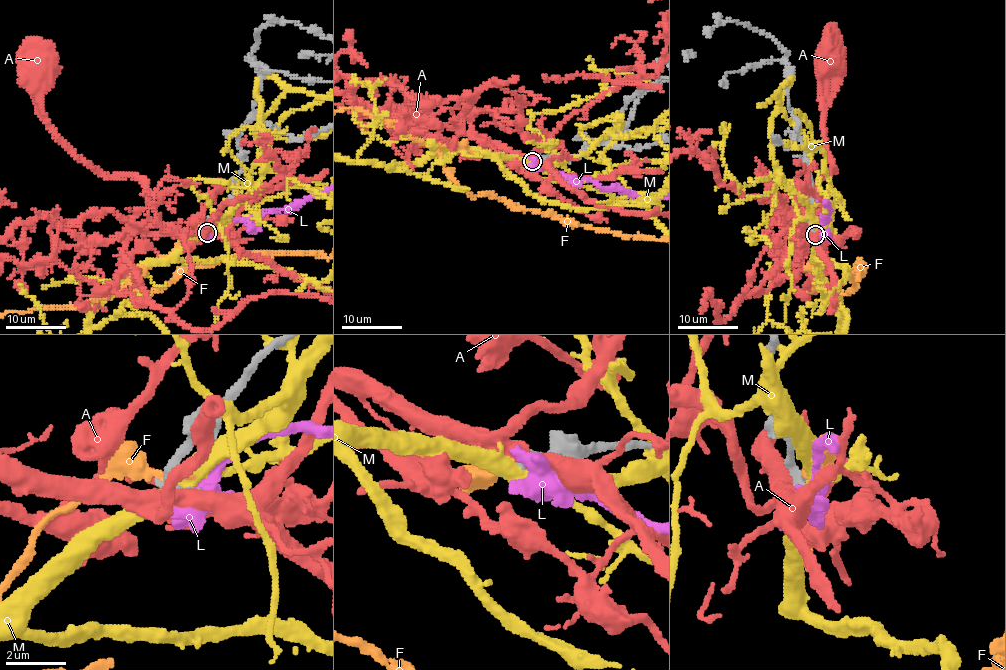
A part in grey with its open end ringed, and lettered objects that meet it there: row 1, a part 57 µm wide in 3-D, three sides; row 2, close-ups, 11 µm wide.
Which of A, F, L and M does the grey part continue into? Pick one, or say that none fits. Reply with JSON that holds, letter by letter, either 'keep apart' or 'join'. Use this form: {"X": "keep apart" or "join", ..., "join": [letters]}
{"A": "keep apart", "F": "keep apart", "L": "keep apart", "M": "keep apart", "join": []}

